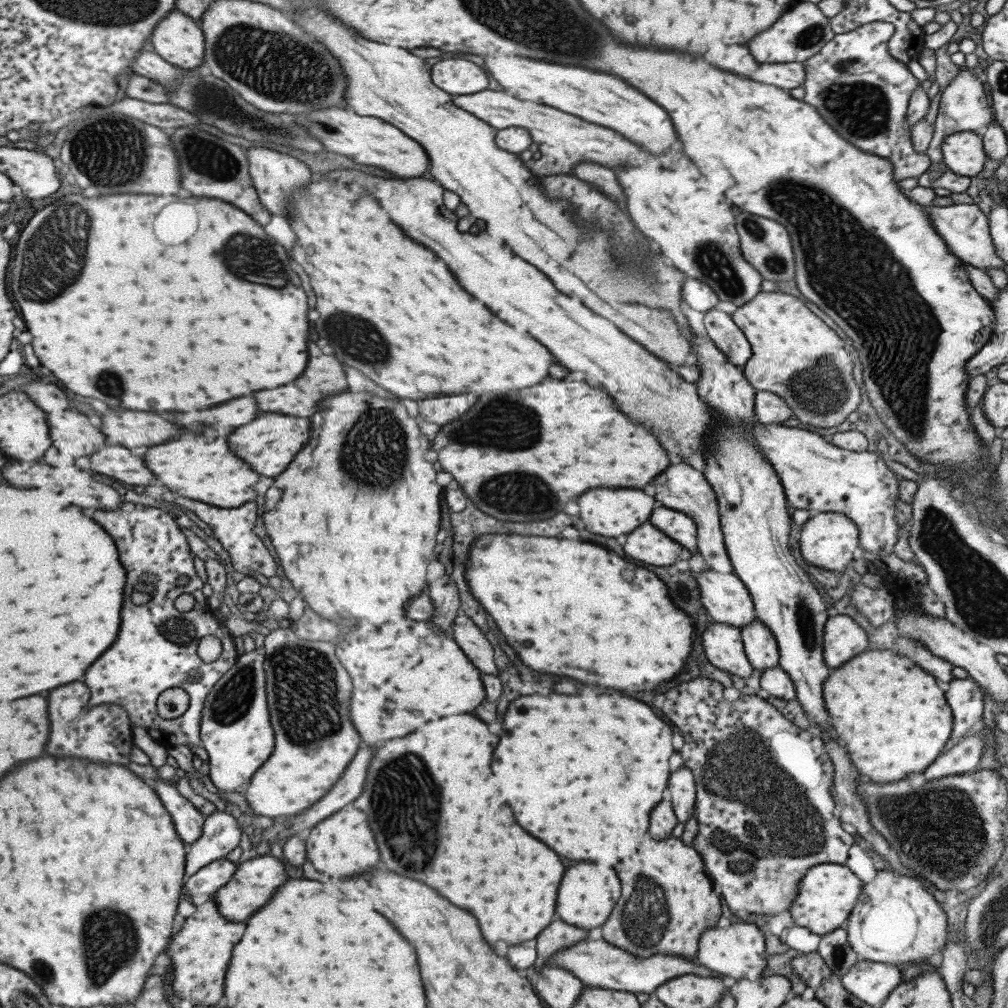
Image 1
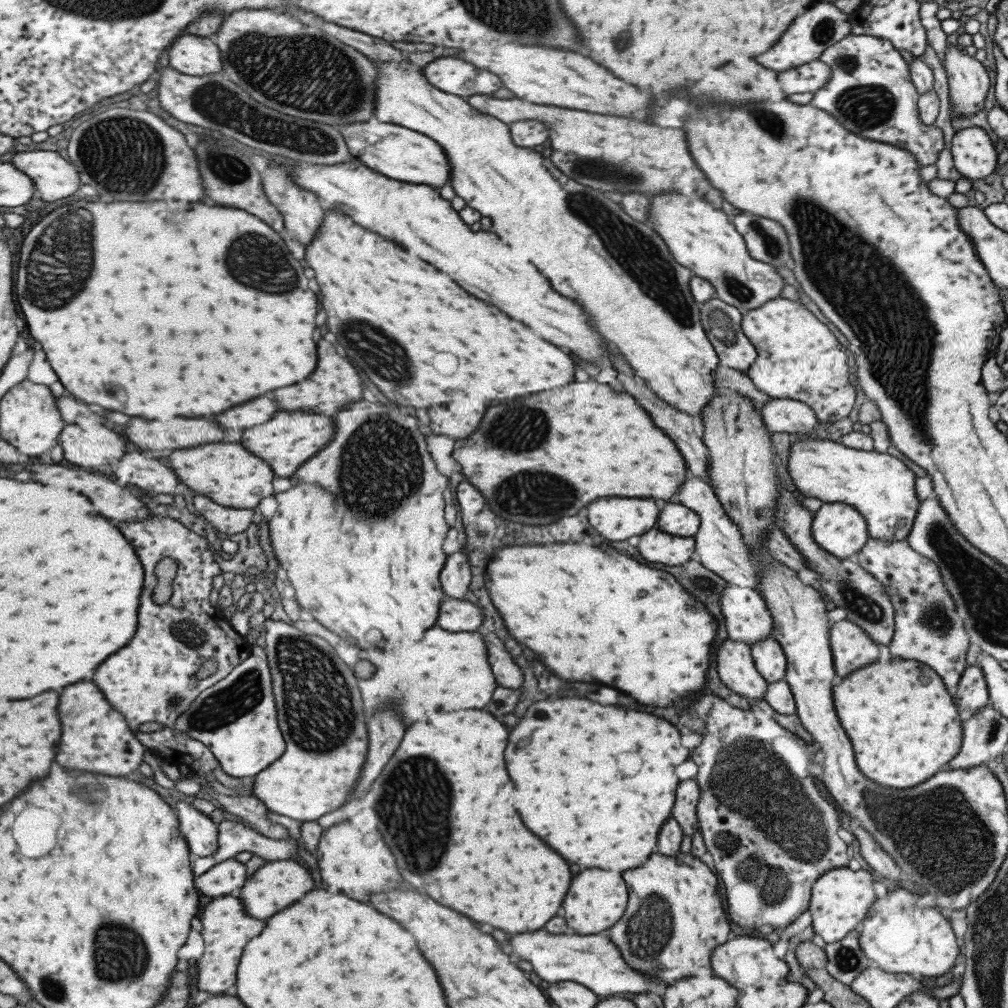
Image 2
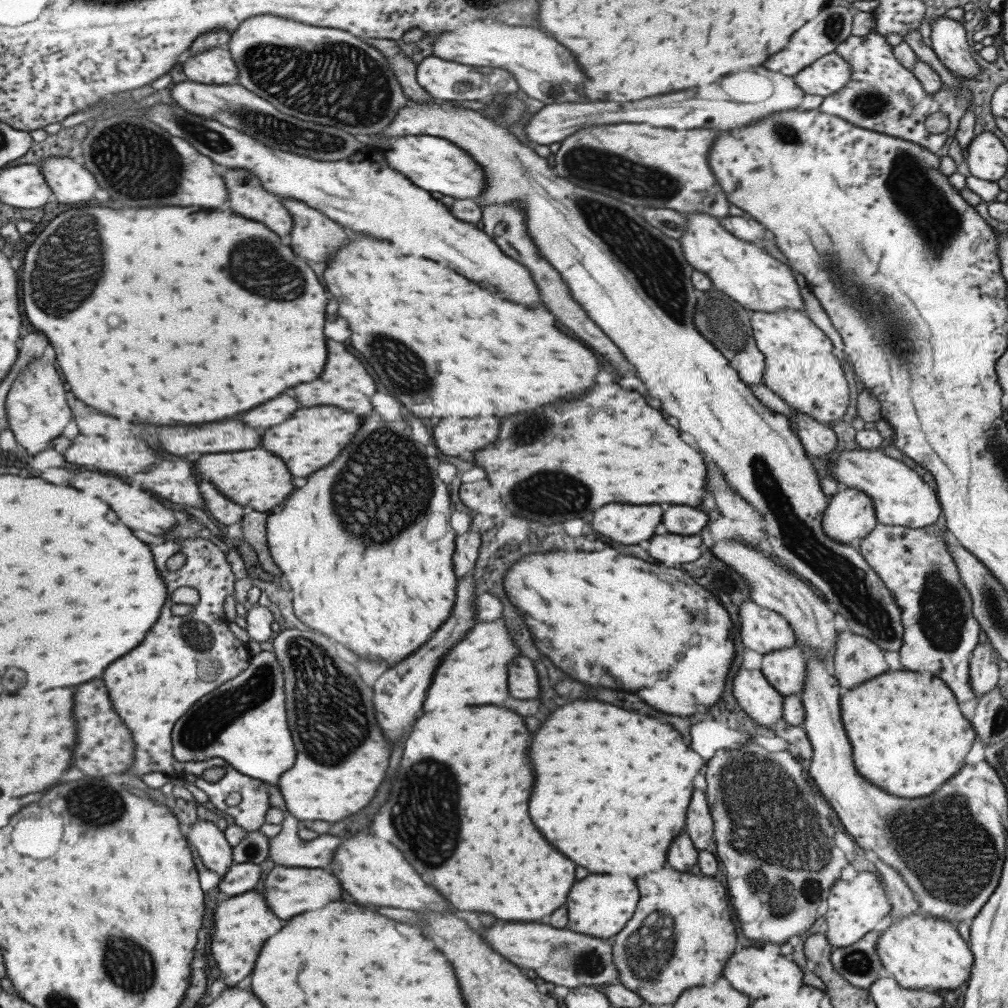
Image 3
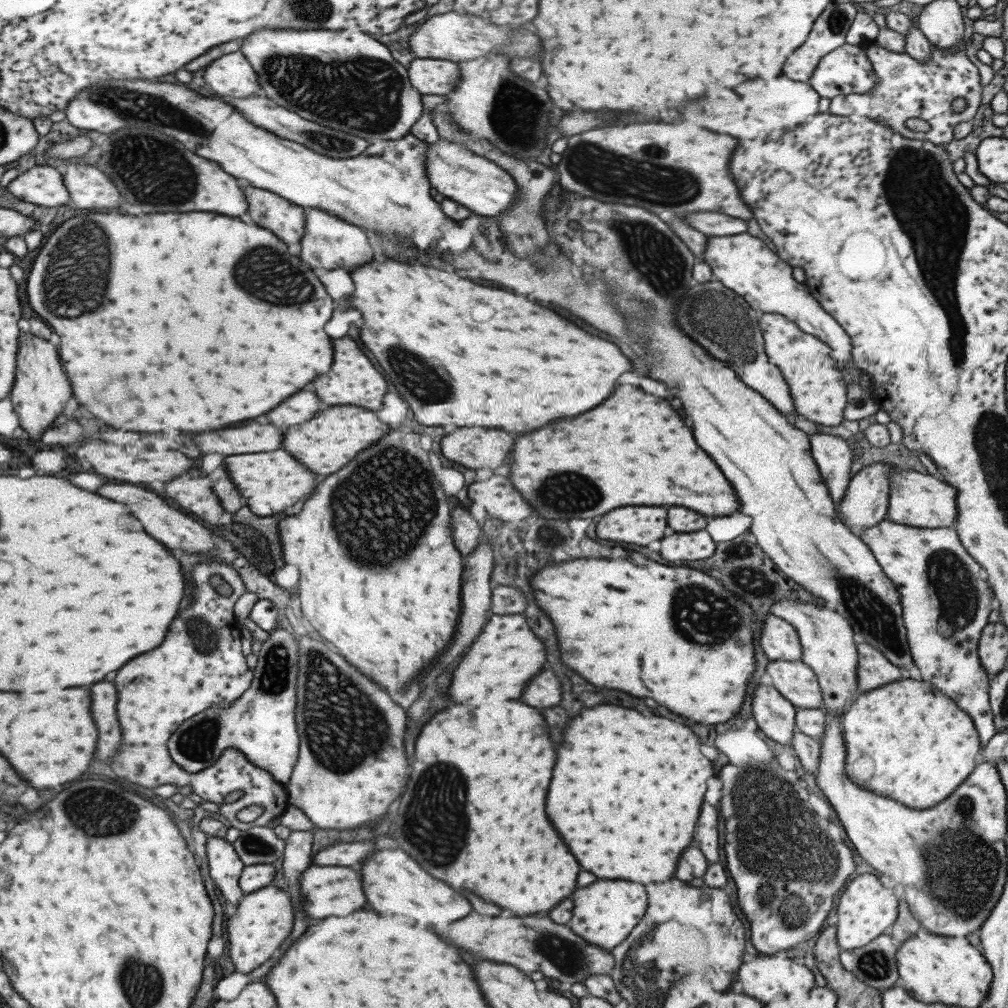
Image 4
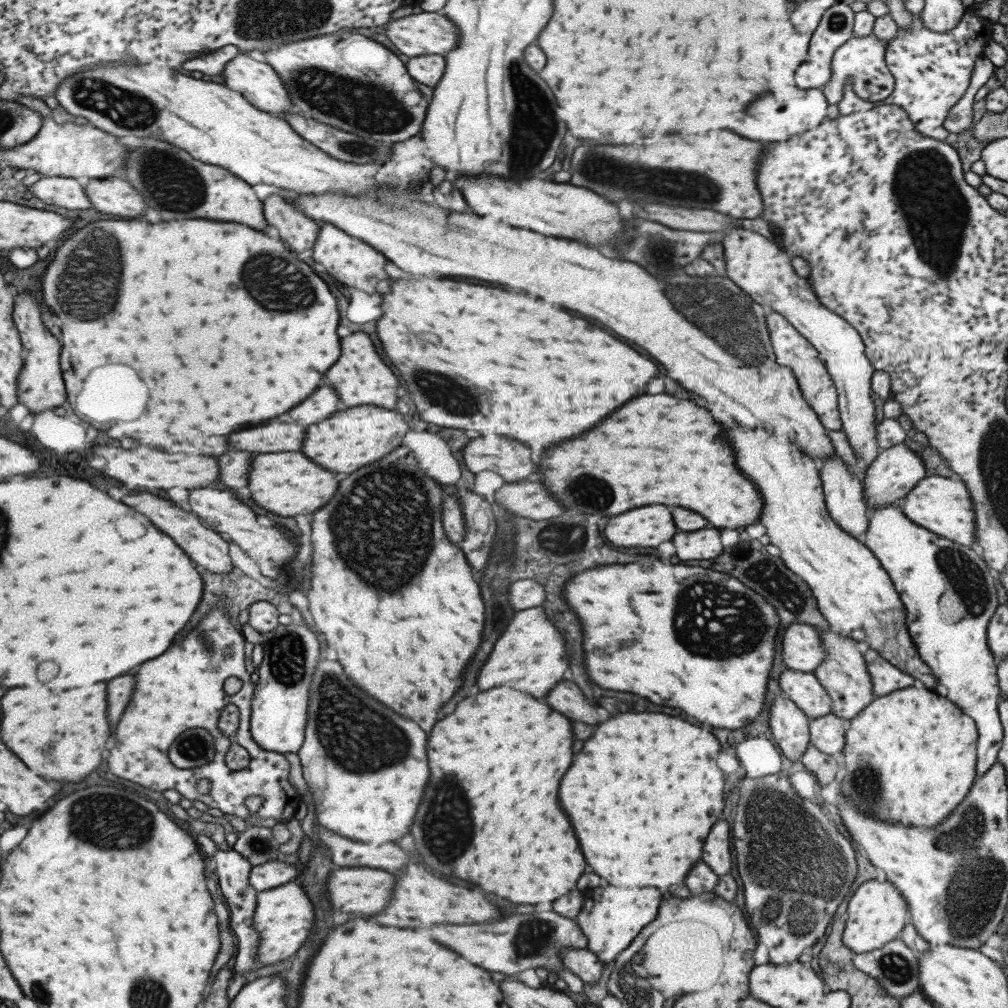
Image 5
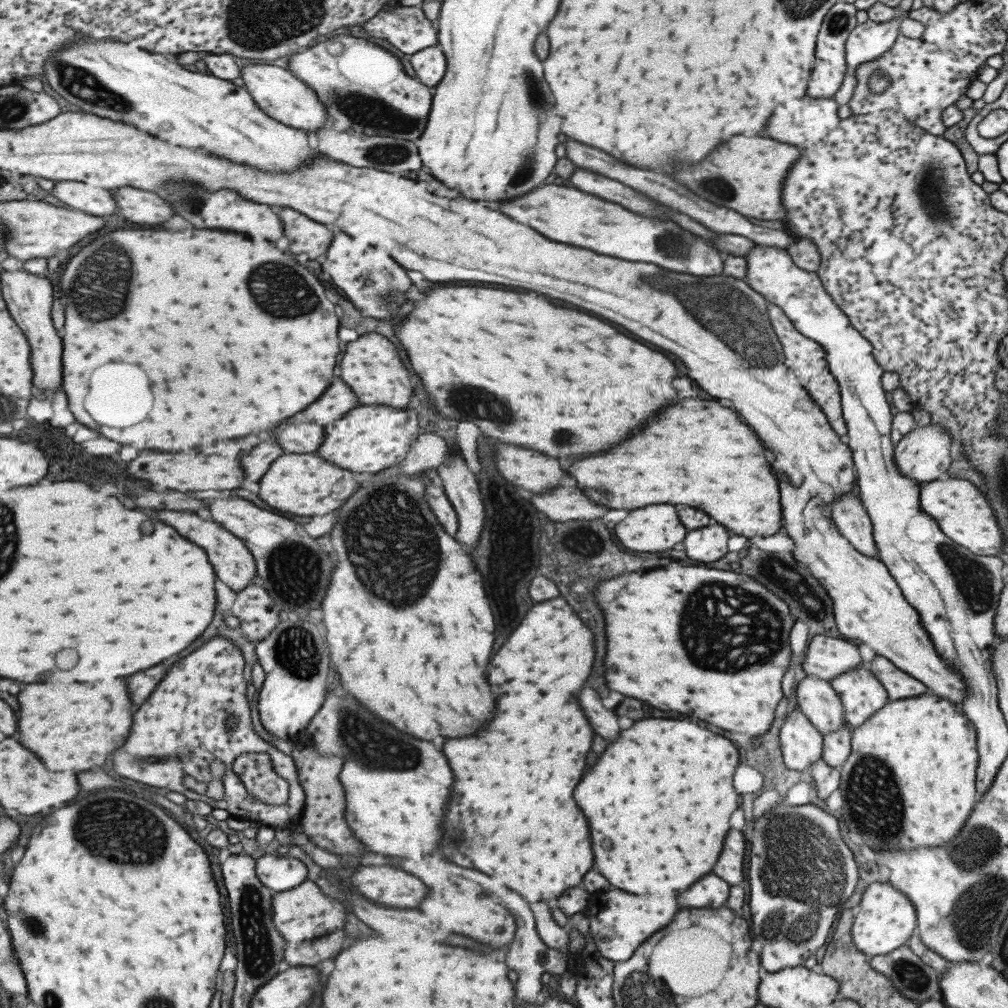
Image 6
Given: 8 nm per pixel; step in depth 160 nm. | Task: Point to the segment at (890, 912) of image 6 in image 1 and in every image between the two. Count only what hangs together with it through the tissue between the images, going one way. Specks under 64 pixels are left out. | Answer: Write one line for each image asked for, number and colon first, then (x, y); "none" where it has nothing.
1: (824, 897)
2: (839, 899)
3: (854, 907)
4: (865, 909)
5: (876, 912)

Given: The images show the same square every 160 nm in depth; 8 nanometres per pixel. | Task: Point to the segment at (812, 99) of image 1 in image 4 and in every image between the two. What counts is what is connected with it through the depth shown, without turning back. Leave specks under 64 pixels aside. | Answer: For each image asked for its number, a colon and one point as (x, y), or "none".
2: (869, 92)
3: (882, 96)
4: (905, 88)

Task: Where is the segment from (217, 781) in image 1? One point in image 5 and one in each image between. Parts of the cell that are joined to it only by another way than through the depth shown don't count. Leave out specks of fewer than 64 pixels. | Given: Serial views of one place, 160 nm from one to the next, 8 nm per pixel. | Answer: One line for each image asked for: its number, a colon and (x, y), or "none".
2: (232, 719)
3: (242, 721)
4: (259, 724)
5: (278, 709)

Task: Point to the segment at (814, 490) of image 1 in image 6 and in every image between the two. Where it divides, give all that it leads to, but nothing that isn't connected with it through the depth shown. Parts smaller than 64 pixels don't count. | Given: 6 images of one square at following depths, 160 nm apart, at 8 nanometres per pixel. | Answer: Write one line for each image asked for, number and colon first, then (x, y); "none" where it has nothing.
2: (879, 486)
3: (899, 496)
4: (919, 500)
5: (941, 505)
6: (959, 507)

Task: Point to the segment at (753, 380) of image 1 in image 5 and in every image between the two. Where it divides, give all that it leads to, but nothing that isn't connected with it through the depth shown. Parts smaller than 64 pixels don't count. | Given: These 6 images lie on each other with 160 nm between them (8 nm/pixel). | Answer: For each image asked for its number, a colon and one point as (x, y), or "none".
2: (795, 359)
3: (799, 368)
4: (814, 384)
5: (791, 350)

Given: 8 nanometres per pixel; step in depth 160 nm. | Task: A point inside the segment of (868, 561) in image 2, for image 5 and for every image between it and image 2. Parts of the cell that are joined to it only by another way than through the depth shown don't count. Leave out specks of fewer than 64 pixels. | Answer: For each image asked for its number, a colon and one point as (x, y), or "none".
3: (939, 633)
4: (944, 594)
5: (948, 593)

